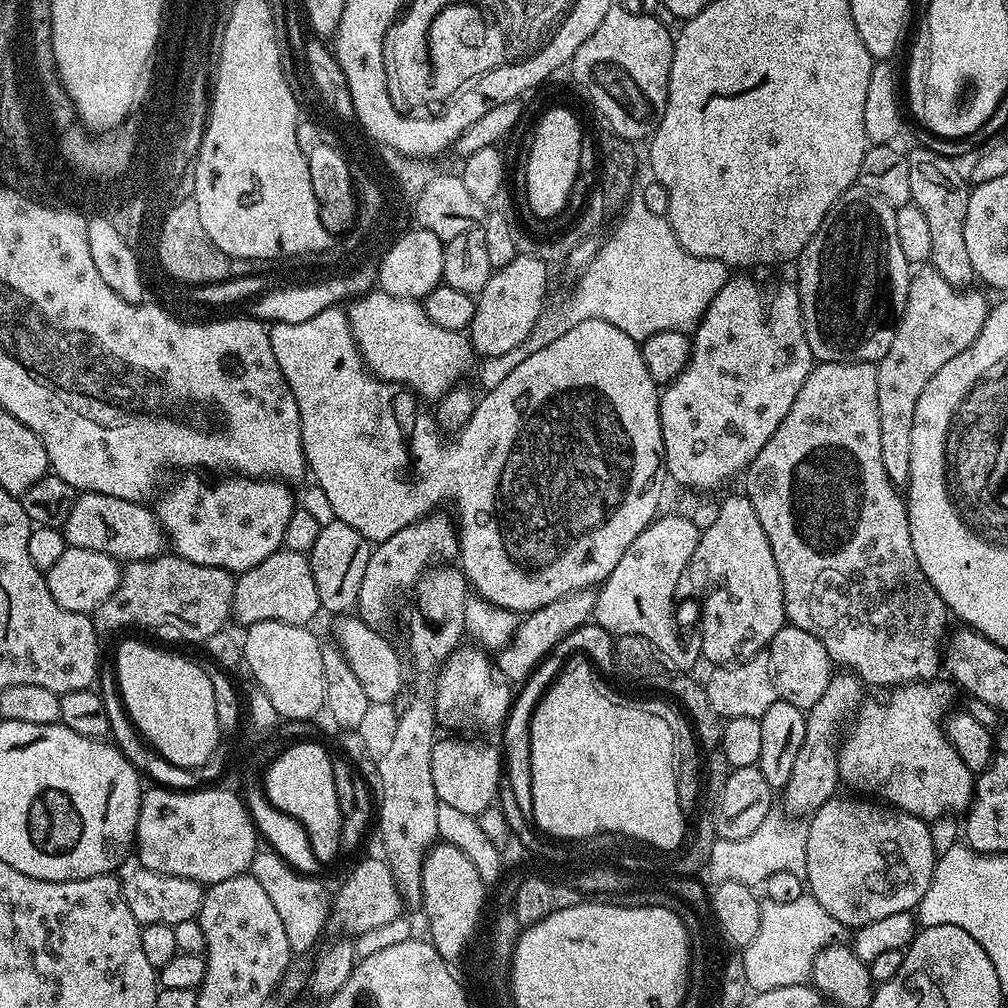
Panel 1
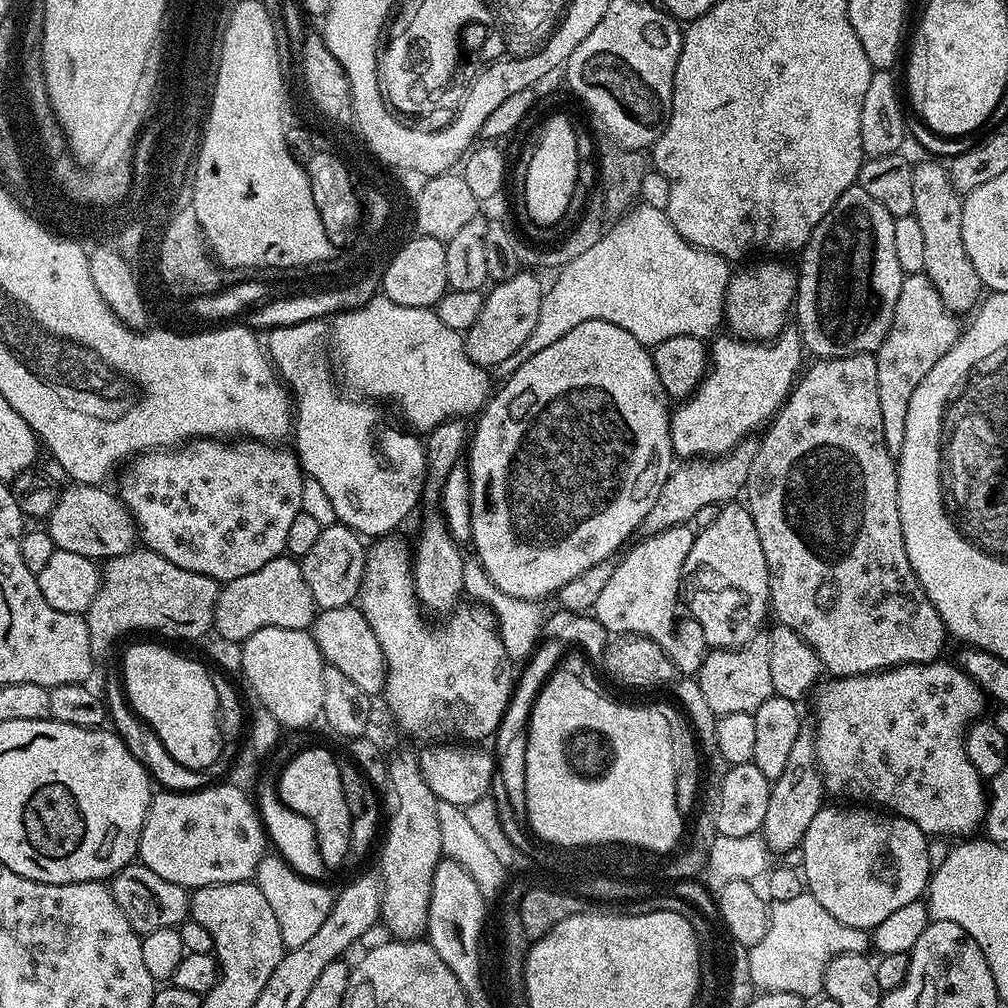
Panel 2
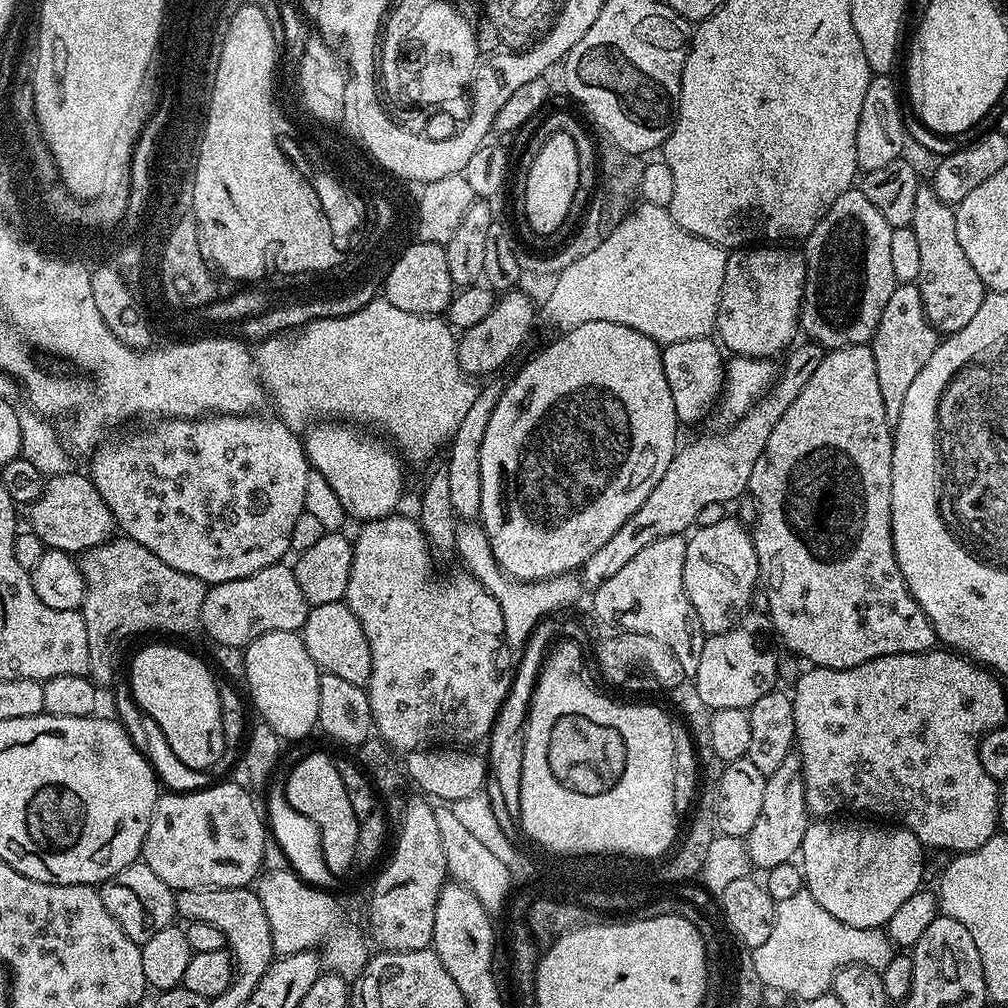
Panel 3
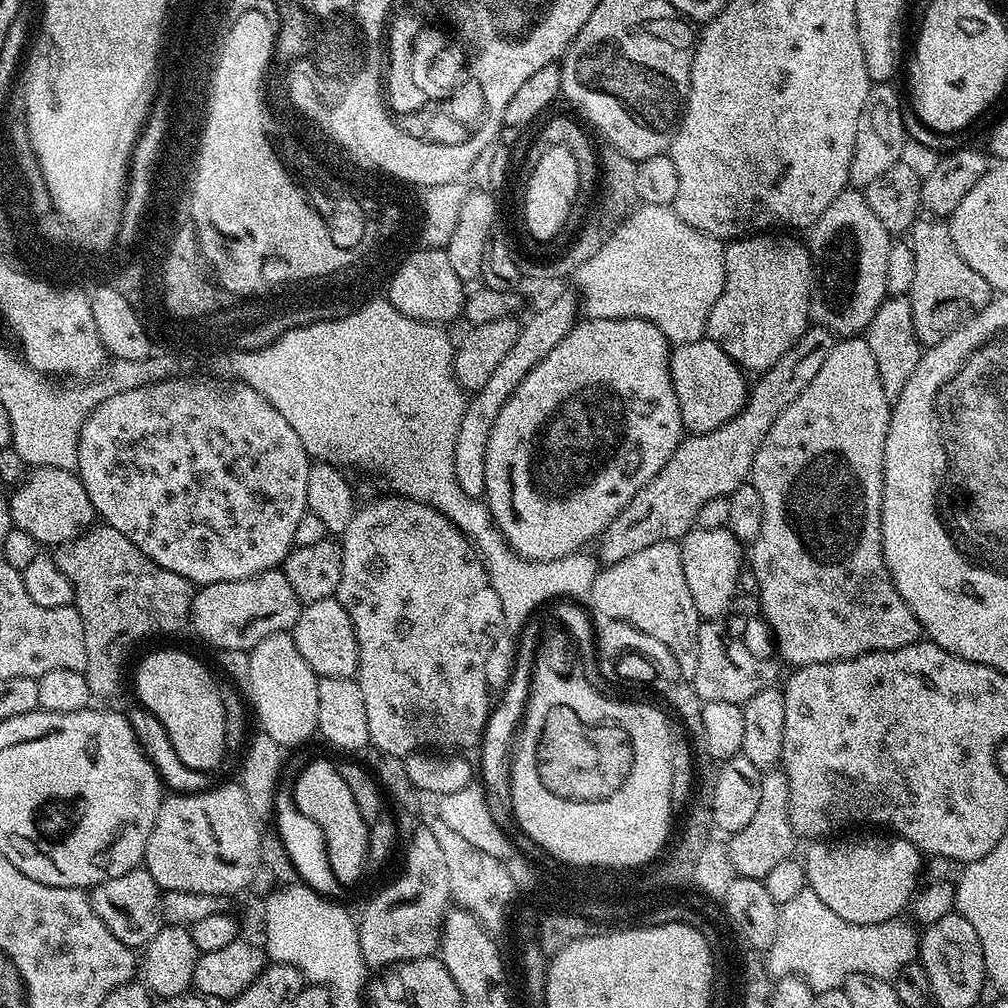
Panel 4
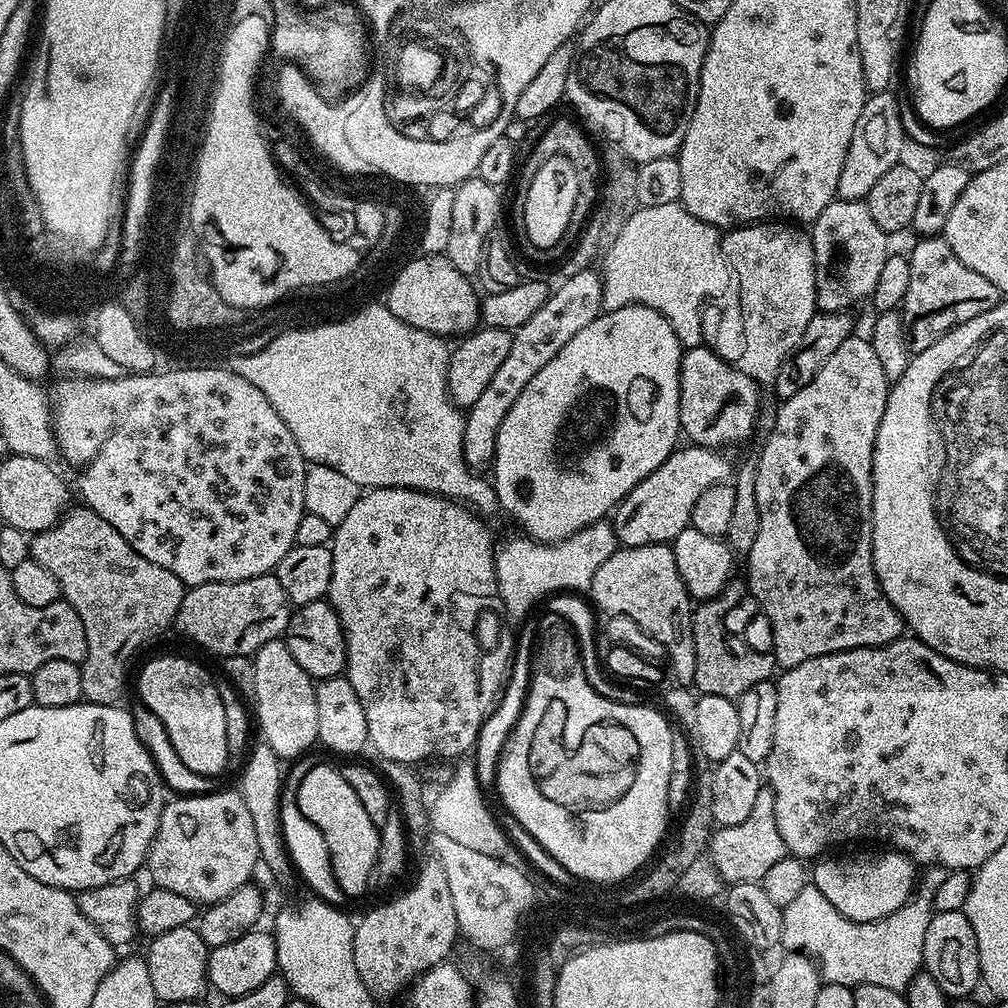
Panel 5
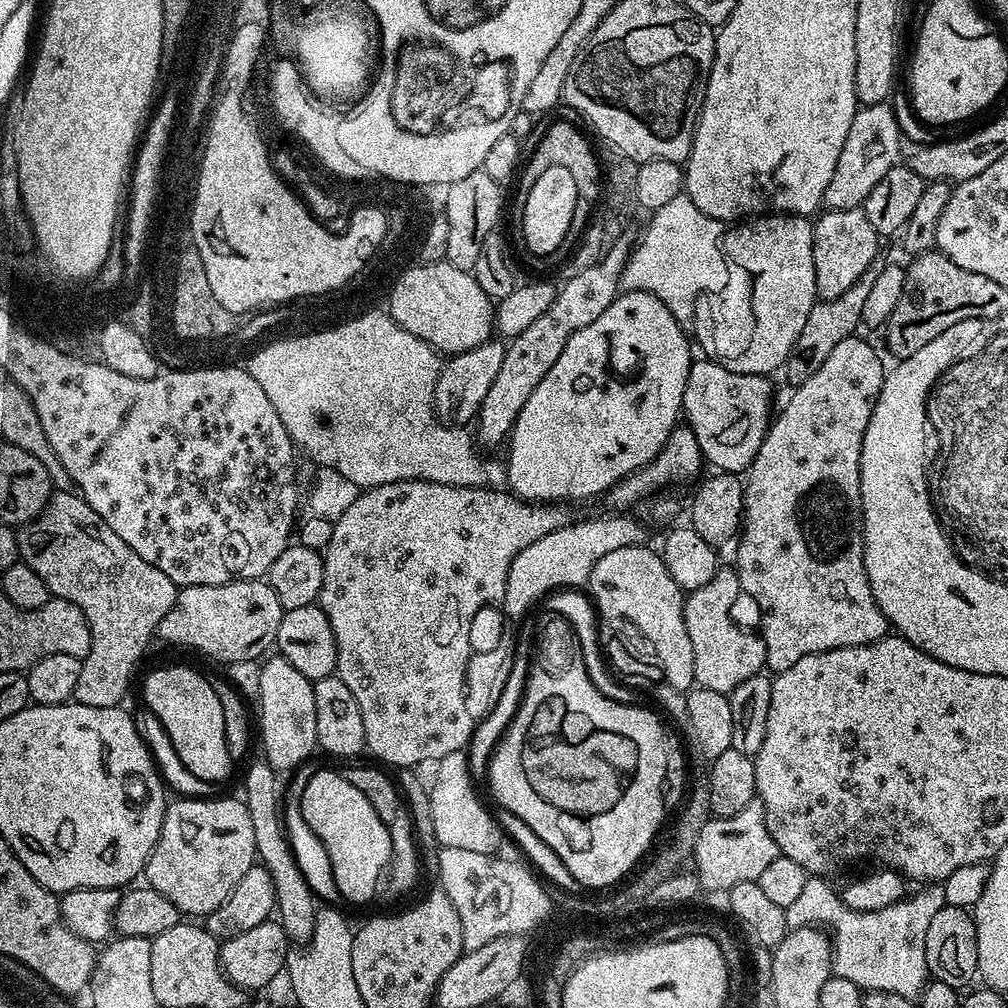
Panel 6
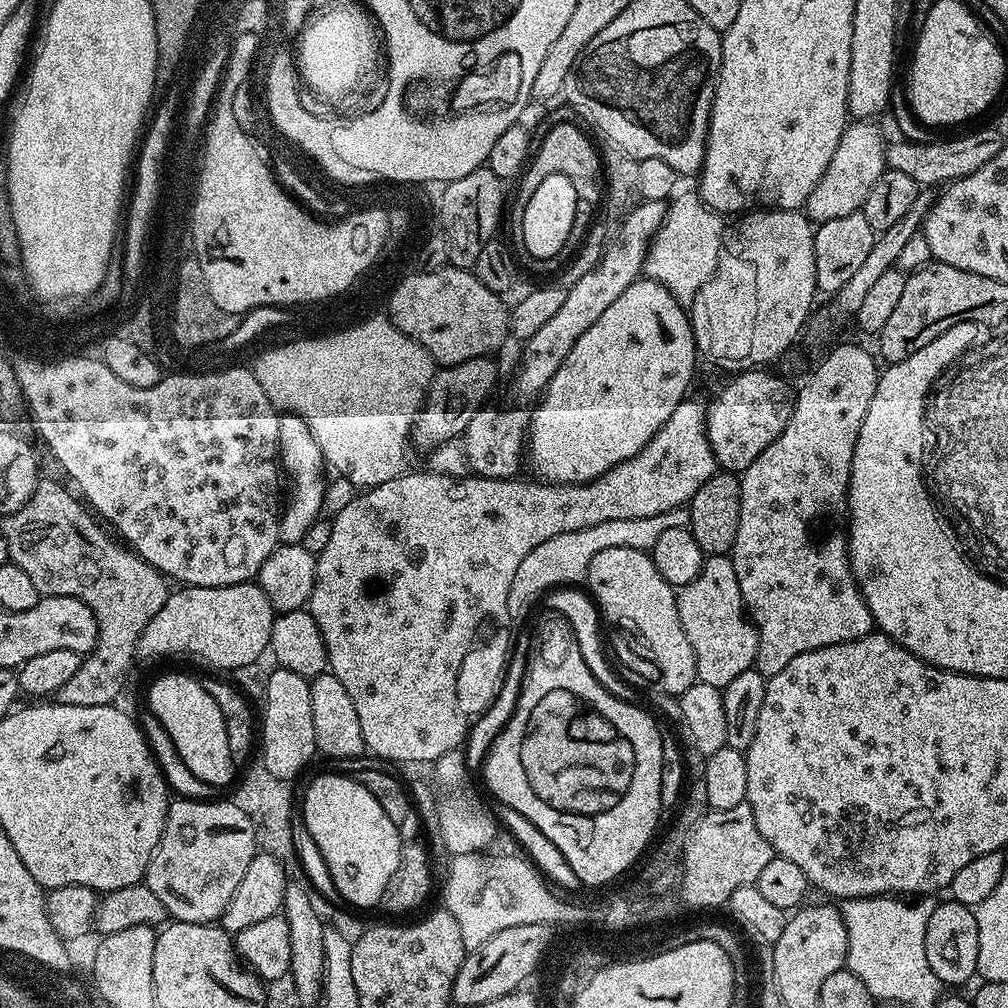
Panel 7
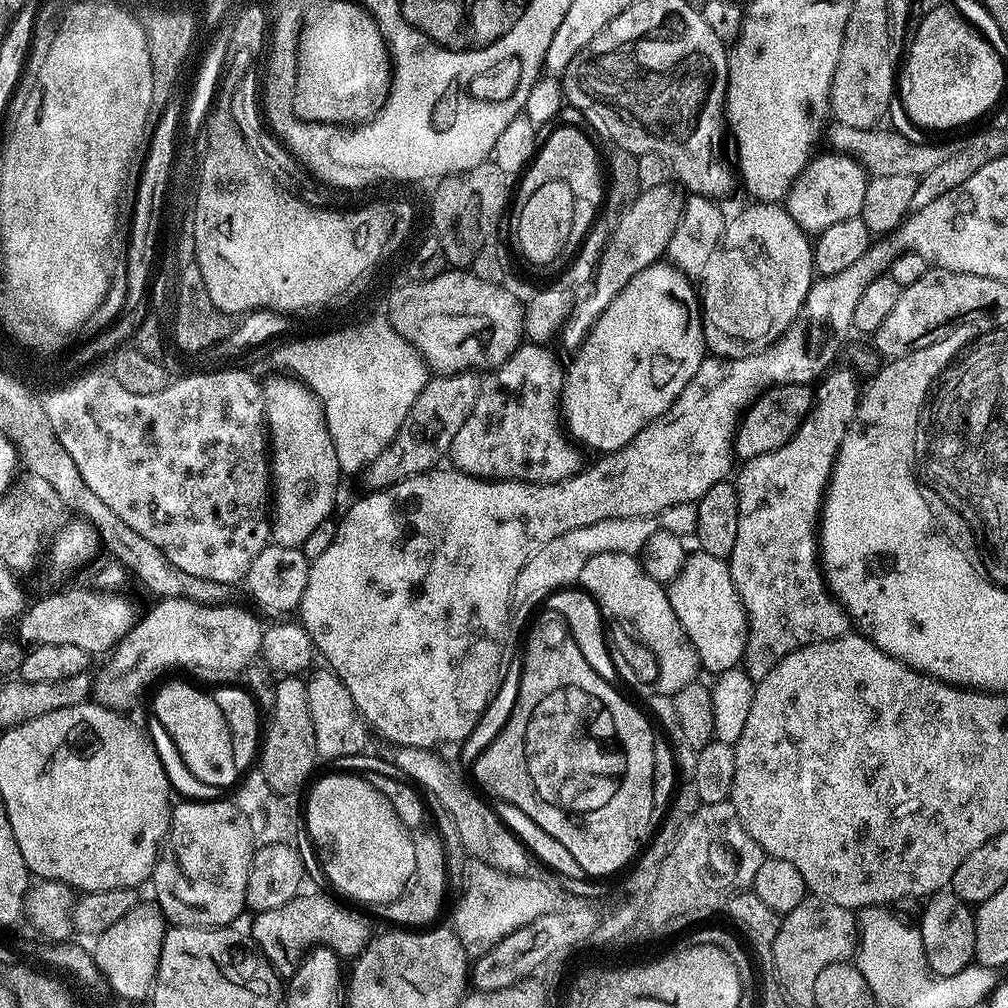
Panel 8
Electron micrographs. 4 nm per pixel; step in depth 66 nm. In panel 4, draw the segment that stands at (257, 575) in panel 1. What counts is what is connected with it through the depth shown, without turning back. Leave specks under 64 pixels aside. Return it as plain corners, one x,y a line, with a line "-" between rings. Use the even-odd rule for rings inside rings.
283,570
262,572
249,580
231,580
203,585
192,597
190,628
216,650
248,652
262,638
275,632
288,632
298,622
302,601
286,582

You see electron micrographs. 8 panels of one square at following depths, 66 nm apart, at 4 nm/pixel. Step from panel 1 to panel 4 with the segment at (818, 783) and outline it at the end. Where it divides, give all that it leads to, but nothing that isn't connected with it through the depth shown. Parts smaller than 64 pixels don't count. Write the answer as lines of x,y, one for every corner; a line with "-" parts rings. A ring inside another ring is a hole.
783,770
765,771
762,775
762,799
758,801
754,818
750,818
750,826
742,826
742,830
731,833
726,840
726,851
736,876
763,880
774,865
795,853
792,851
796,848
798,837
790,822
789,802
788,779

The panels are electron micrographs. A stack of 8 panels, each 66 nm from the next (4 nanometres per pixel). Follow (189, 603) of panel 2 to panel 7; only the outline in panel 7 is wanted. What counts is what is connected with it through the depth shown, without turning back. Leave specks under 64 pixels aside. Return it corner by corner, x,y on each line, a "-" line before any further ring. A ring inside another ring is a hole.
48,478
41,479
30,502
26,502
26,506
22,506
22,510
18,510
14,515
3,517
2,535
6,538
9,561
22,566
23,572
34,581
34,587
40,591
41,597
69,596
86,602
100,627
96,644
91,652
81,659
74,678
70,678
70,682
66,682
66,686
56,692
55,699
70,706
115,705
119,701
116,699
119,698
120,691
124,688
124,679
132,668
132,659
137,659
142,630
168,601
170,584
157,568
147,564
115,535
108,536
109,529
75,495
73,496
62,485
55,484

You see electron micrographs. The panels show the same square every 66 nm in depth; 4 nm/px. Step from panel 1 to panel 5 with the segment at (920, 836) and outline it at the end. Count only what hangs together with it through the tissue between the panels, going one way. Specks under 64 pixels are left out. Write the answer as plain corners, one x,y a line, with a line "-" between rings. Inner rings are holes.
887,851
876,852
873,856
856,856
853,860
817,859
810,868
810,883
822,890
822,898
826,898
838,914
854,922
886,918
901,911
912,899
918,871
917,865
905,852

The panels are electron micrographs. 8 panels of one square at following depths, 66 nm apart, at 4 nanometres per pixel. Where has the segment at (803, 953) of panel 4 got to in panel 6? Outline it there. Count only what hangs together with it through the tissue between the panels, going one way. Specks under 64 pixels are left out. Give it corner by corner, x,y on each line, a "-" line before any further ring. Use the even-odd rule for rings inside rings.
809,875
806,886
795,902
784,909
789,929
805,926
823,926
830,933
832,942
832,970
835,975
857,984
861,990
869,992
889,992
898,994
907,1000
916,1000
930,979
926,962
926,930
930,930
930,921
938,910
945,908
943,899
912,900
908,904
908,912
885,910
883,912
859,912
844,904
844,897
839,891
831,888
831,883
821,877

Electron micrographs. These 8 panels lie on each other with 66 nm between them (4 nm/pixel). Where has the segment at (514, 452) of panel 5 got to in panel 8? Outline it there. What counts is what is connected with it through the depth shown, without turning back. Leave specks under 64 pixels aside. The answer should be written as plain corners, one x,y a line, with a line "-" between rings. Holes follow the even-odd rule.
657,262
634,274
634,278
622,286
618,298
614,298
598,322
594,322
588,337
575,349
572,365
567,365
564,386
558,397
562,424
569,437
572,435
578,443
593,448
596,454
625,448
645,426
666,414
706,359
697,289
694,284
692,288
682,273
670,267
669,263

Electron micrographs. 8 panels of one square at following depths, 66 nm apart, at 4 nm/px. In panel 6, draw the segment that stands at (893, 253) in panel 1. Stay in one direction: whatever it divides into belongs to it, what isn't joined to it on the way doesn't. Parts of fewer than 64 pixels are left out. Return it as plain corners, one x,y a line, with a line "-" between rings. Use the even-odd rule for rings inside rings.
834,208
825,211
820,218
820,221
815,221
812,230
816,294
820,300
832,300
840,294
845,294
868,268
877,263
875,260
878,237
874,226
870,226
870,218
866,218
860,208

